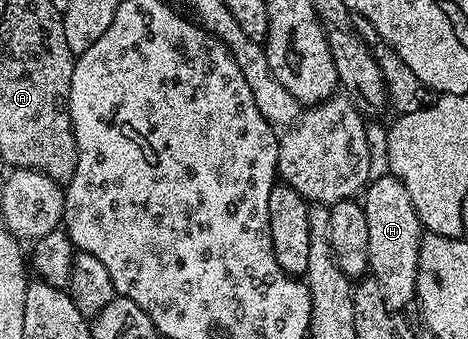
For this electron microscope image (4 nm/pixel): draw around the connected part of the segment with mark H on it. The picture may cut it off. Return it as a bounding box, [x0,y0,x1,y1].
[361,174,425,313]

